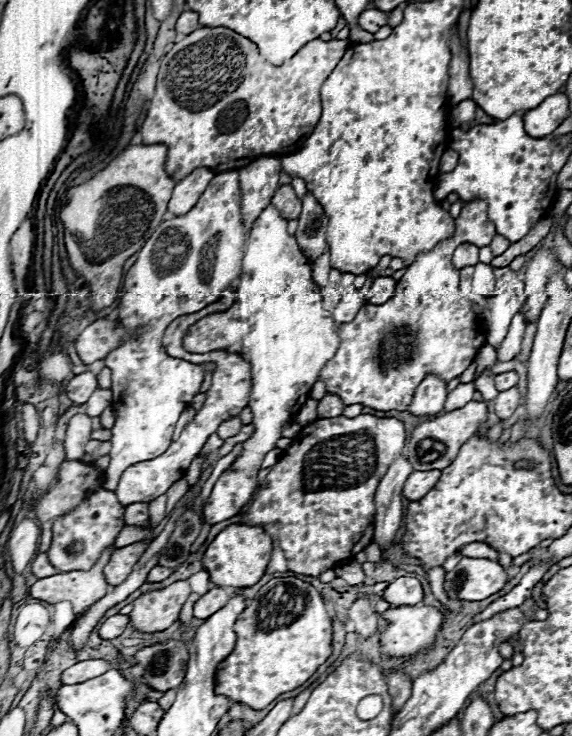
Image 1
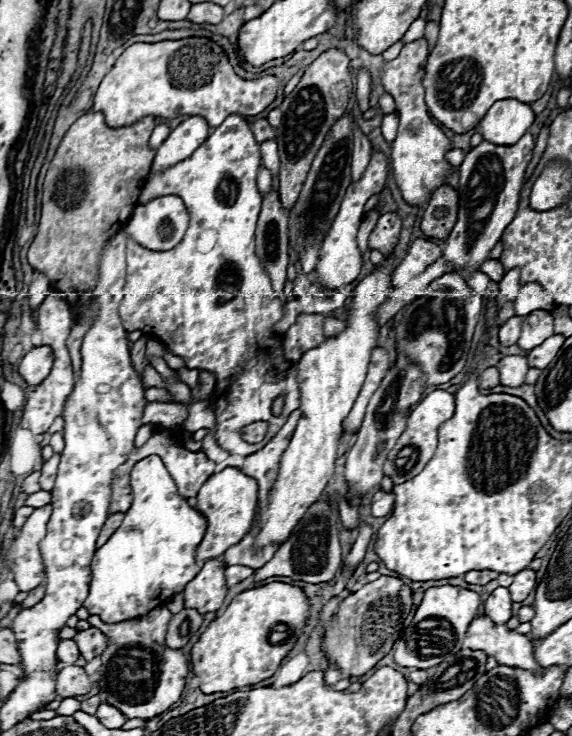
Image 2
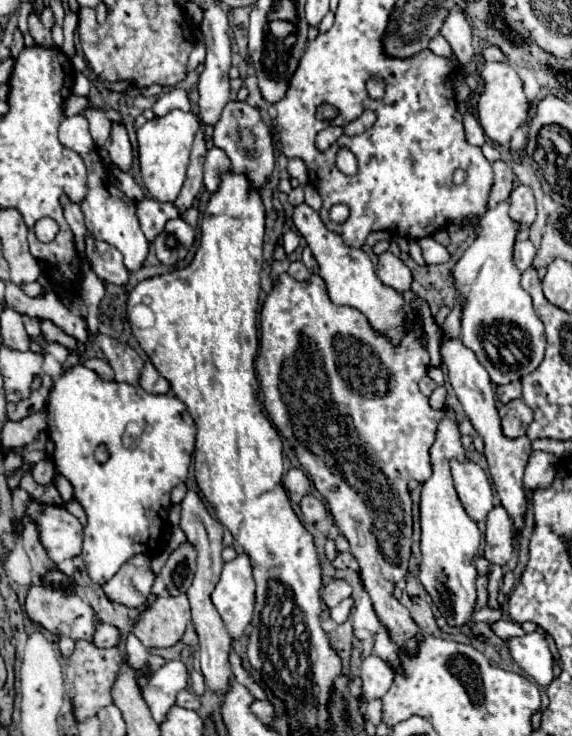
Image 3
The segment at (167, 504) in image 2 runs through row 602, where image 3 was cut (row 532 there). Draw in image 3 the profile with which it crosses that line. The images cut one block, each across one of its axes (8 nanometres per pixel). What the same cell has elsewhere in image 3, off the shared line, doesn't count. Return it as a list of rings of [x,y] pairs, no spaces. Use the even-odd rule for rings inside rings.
[[[76,364],[54,380],[48,394],[48,436],[54,442],[52,460],[56,470],[66,476],[72,486],[76,500],[84,506],[88,524],[84,528],[82,560],[90,578],[98,584],[106,584],[134,554],[156,556],[166,544],[166,524],[170,512],[170,490],[186,482],[190,458],[194,452],[196,426],[186,406],[176,396],[156,396],[144,392],[140,386],[124,382],[106,382],[94,370]],[[104,444],[110,458],[104,464],[94,460],[96,446]]]

